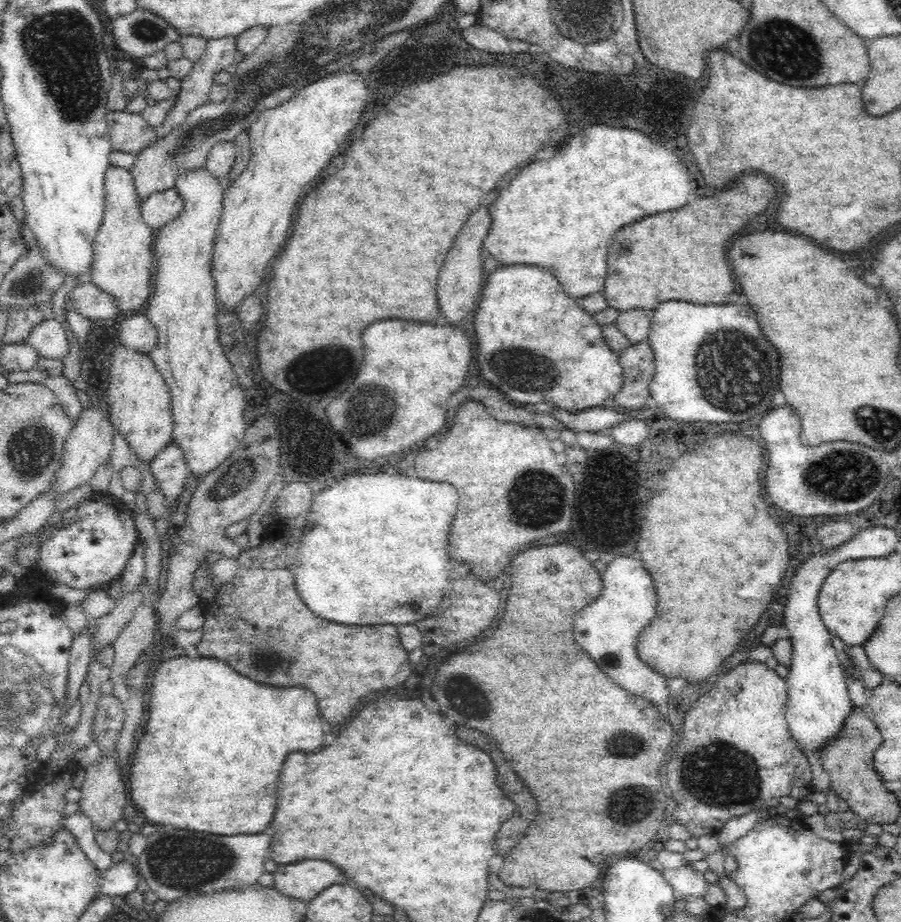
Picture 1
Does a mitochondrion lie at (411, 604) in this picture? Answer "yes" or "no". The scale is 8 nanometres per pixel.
yes

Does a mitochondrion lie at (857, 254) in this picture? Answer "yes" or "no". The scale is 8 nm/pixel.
no

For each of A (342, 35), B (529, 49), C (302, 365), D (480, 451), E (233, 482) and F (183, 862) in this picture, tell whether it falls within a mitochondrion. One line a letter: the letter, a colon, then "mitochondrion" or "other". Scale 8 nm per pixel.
A: mitochondrion
B: other
C: mitochondrion
D: other
E: mitochondrion
F: mitochondrion

